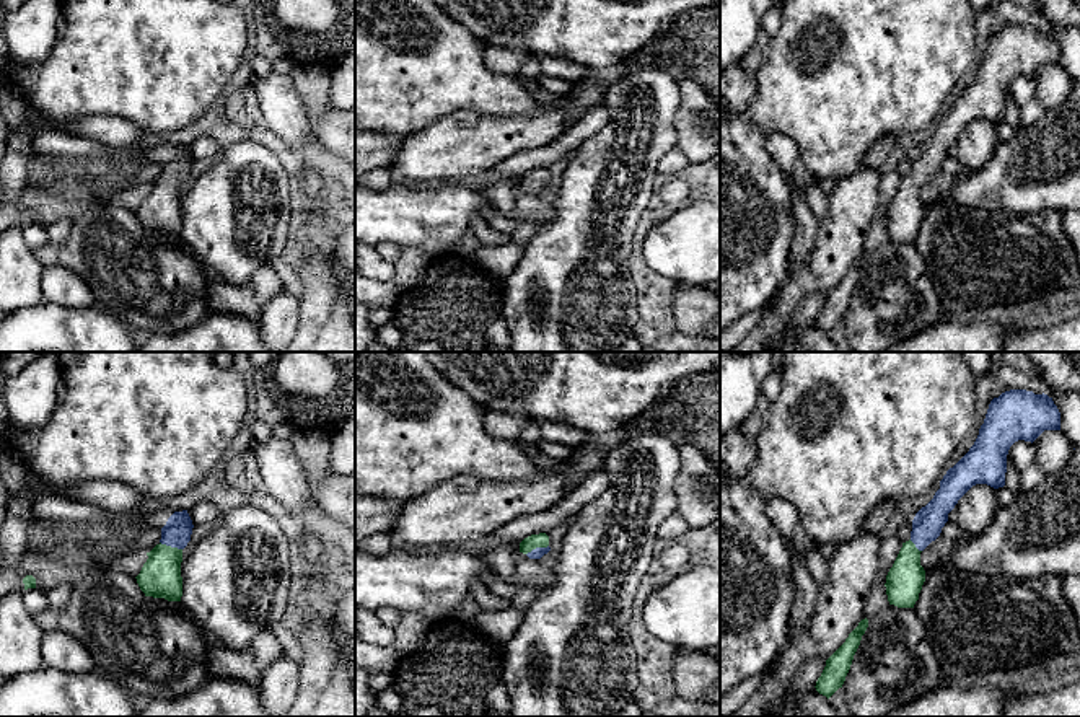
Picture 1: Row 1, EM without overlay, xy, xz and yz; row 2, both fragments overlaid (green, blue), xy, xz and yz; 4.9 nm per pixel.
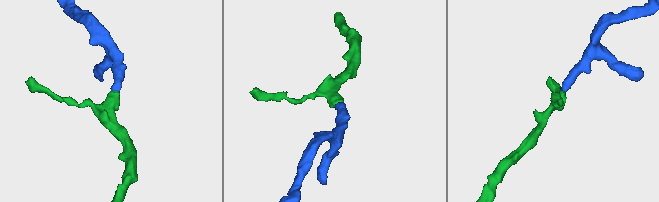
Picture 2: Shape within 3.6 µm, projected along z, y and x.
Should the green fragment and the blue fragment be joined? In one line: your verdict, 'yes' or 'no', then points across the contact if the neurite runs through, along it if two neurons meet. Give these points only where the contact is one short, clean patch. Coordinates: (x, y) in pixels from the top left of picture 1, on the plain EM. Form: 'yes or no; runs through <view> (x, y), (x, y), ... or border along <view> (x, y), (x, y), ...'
yes; runs through xy (160, 212), (170, 181), (176, 168)

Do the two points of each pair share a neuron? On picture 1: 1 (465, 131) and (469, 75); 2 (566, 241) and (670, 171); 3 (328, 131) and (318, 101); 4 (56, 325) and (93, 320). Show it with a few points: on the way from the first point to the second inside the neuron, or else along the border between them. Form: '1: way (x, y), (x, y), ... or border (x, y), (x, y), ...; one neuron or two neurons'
1: border (504, 116), (450, 111), (430, 124); two neurons
2: border (675, 147), (658, 162), (655, 173); two neurons
3: way (326, 124), (318, 108); one neuron
4: way (65, 325), (83, 325); one neuron

